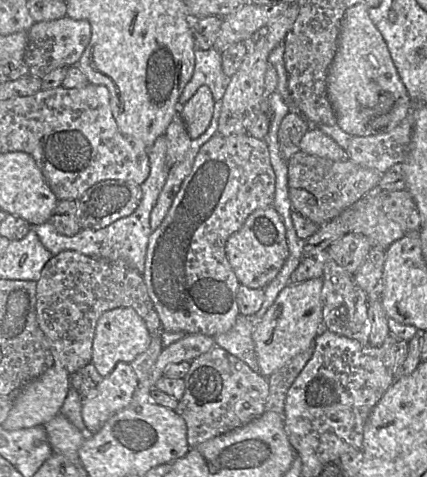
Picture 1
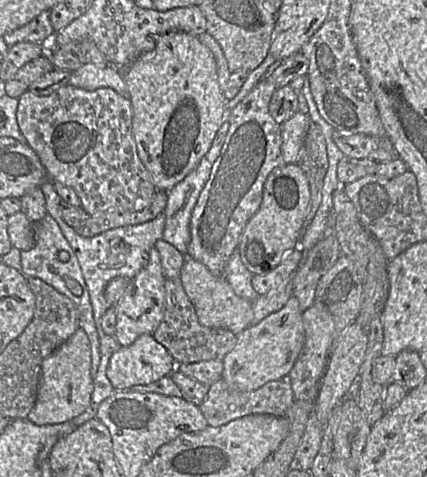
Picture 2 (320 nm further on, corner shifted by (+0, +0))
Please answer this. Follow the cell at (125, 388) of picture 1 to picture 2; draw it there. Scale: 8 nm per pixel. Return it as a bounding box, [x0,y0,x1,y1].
[106,333,176,391]

